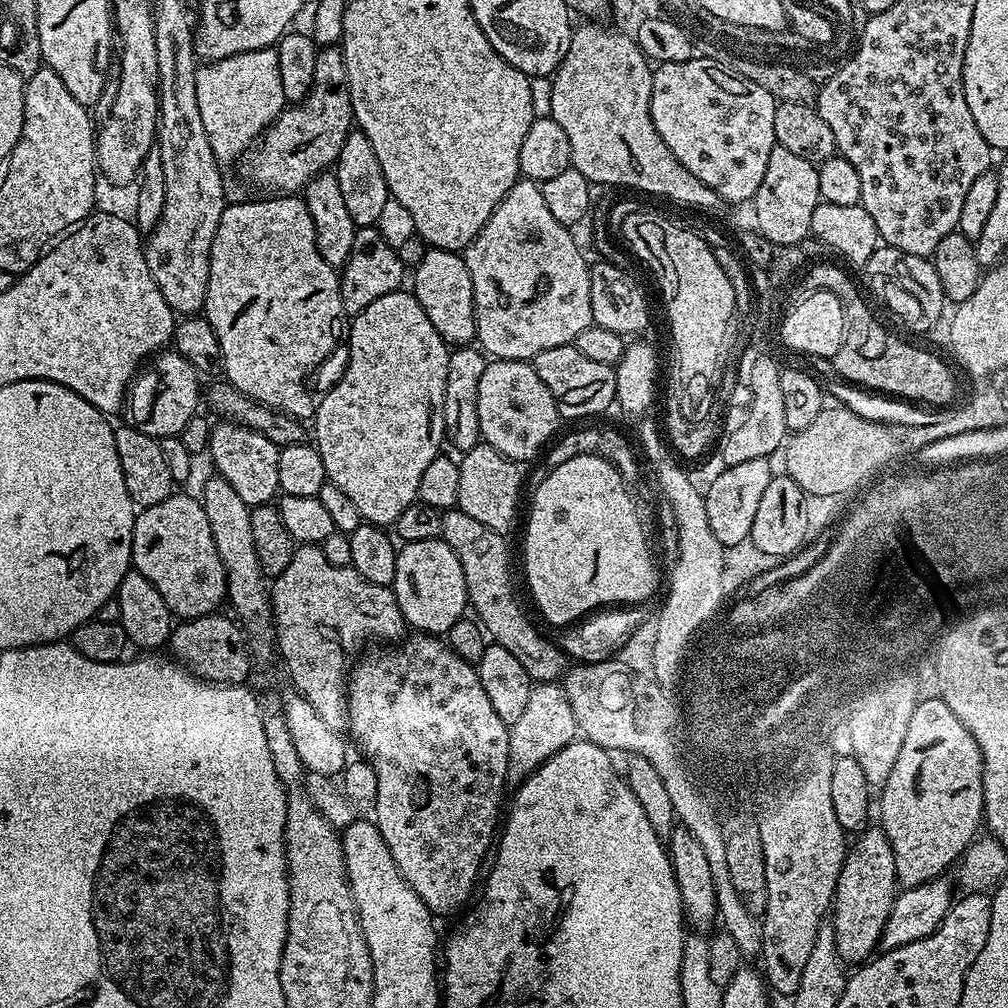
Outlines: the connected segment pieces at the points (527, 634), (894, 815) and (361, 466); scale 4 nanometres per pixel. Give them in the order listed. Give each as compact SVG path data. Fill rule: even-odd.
M459 507L449 508L442 515L440 536L454 550L466 578L468 602L475 619L482 625L485 633L495 643L510 650L534 682L556 682L563 677L569 667L569 657L560 646L551 644L546 637L528 621L526 613L520 609L518 601L512 597L512 560L508 557L508 544L501 533L482 526L470 514L460 511Z
M924 698L916 705L914 715L910 718L910 727L906 729L906 742L902 742L902 750L898 750L898 758L894 758L894 770L890 770L890 774L882 781L880 790L880 820L878 820L878 824L884 829L886 838L890 838L890 846L894 850L896 879L904 888L913 888L926 883L928 880L943 877L945 875L944 868L950 867L951 864L953 867L964 855L969 844L977 839L979 832L976 831L982 828L984 814L984 763L982 762L982 754L978 750L978 742L974 742L970 730L966 730L966 726L962 726L962 722L958 722L958 718L954 718L954 710L950 710L950 706L946 706L944 700Z
M408 290L382 294L382 298L378 298L378 302L370 302L370 306L355 313L351 317L350 327L346 332L347 336L348 358L343 366L348 370L348 376L340 372L336 380L337 384L321 400L319 397L318 403L315 405L316 440L314 439L314 446L322 454L322 466L326 466L328 480L354 501L354 506L358 506L361 521L372 526L392 526L395 525L398 514L402 514L402 510L406 510L406 506L417 503L420 494L418 482L422 482L422 474L426 471L426 466L430 466L430 462L434 462L434 458L441 455L440 443L443 445L446 440L444 434L444 395L446 394L446 370L448 369L450 348L438 334L438 330L434 330L430 318L426 318L426 310L422 310L415 295Z

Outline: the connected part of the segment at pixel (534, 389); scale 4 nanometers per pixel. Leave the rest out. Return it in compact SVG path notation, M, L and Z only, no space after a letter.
M492 358L485 363L482 379L478 381L478 426L483 443L501 452L508 460L517 462L532 460L536 455L539 457L545 445L557 435L556 423L561 423L561 420L560 411L556 408L550 390L546 390L542 378L538 378L538 374L533 370L529 361Z

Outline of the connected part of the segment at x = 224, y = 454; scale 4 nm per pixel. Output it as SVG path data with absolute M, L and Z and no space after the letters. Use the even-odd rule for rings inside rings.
M220 422L213 427L206 453L212 459L215 475L220 476L230 486L234 486L238 498L250 506L272 504L280 492L278 482L278 454L280 448L270 438L250 430L245 424Z

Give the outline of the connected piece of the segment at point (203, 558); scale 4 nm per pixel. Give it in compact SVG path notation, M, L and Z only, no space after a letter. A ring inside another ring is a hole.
M173 494L136 513L132 531L132 568L141 572L162 594L162 602L181 621L208 616L226 600L228 579L206 522L206 510L199 499Z

